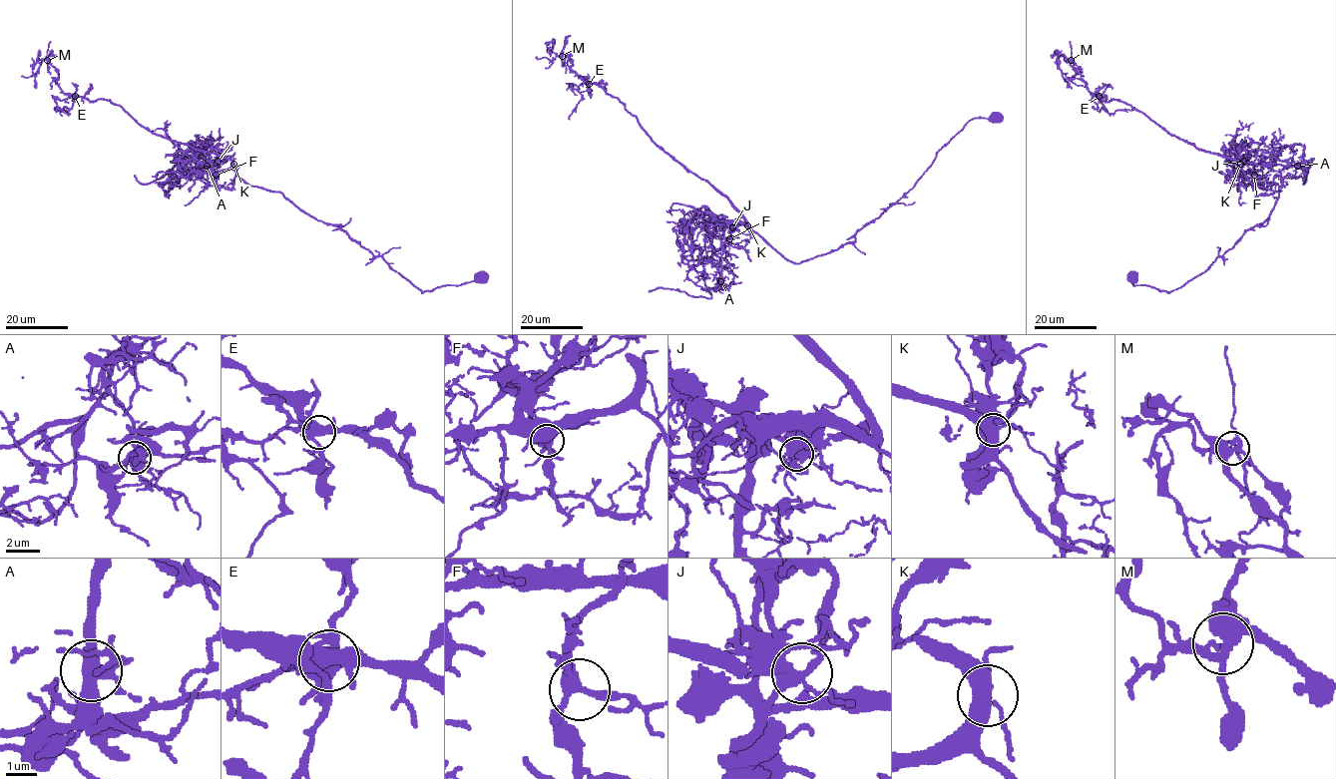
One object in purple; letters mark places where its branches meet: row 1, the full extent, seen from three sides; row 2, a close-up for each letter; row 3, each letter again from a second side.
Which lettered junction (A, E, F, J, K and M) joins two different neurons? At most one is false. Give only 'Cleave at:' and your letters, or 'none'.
Cleave at: A

